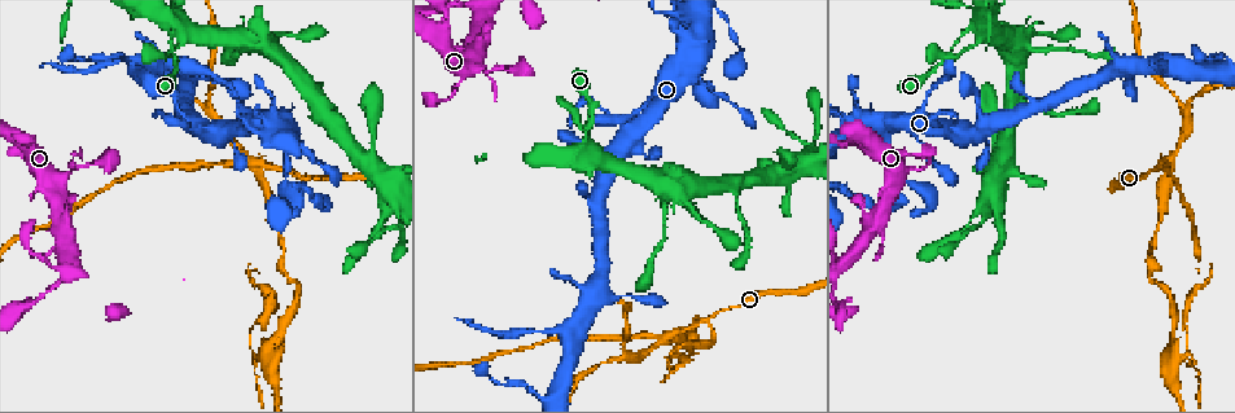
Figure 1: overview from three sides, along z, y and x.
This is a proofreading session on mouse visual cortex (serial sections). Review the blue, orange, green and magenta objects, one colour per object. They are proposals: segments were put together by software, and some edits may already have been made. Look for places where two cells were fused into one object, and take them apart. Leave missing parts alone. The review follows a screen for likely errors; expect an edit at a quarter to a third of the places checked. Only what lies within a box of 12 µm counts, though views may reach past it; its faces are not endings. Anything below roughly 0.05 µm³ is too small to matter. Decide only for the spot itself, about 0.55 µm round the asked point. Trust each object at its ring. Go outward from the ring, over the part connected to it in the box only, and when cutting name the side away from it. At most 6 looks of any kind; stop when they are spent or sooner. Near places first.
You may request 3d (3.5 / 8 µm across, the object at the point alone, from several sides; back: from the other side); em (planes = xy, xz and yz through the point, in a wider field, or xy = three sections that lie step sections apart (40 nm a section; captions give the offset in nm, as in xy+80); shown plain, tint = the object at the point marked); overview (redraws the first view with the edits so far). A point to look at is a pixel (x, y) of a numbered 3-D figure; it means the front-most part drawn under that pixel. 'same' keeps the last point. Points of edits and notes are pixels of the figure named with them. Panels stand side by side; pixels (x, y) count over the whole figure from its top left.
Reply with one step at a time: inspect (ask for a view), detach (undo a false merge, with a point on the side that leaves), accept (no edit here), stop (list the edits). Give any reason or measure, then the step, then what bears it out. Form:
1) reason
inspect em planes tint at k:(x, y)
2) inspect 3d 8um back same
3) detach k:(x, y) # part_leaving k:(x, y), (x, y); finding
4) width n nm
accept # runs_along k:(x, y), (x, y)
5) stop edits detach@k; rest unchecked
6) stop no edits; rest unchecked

four-way junction
inspect 3d 3.5um at 1:(953, 129)

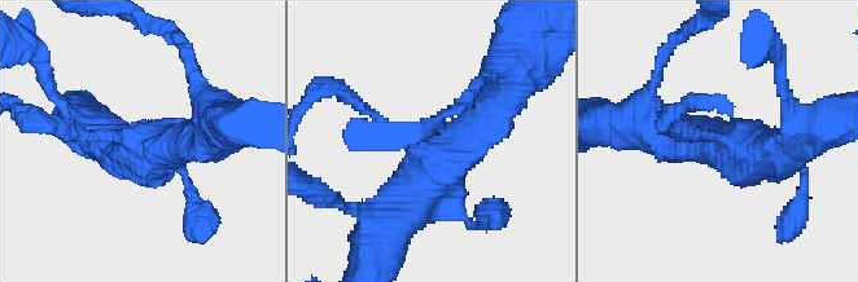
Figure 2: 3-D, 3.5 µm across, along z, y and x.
shape alone is not enough
inspect em xy step 3 tint at 2:(127, 142)

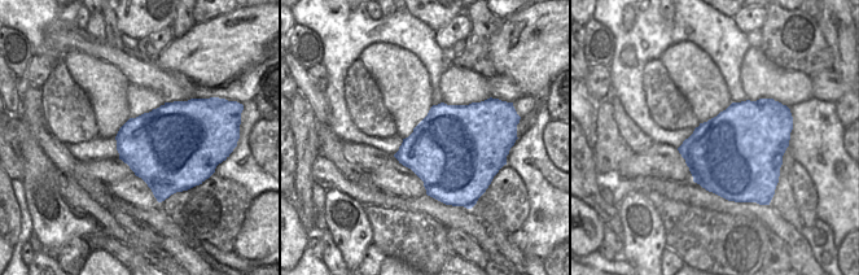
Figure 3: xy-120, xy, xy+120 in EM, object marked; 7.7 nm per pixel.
width 700 nm
detach 2:(362, 108) # part_leaving 2:(108, 136), (75, 136), (31, 120); two cells meet here

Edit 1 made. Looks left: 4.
inspect overview

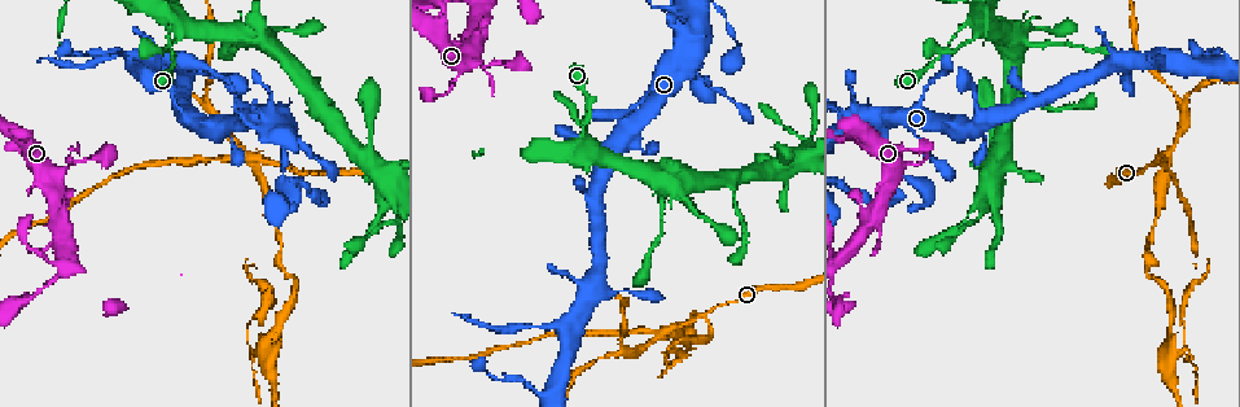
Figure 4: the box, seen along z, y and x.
sharp bend
inspect 3d 8um back at 4:(250, 158)

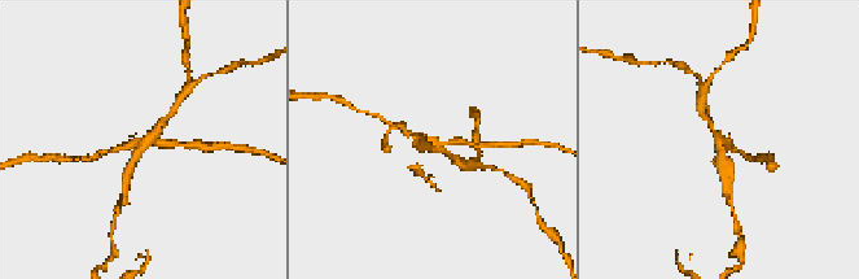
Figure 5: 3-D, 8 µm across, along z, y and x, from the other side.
closer look
inspect 3d 3.5um at 5:(144, 141)

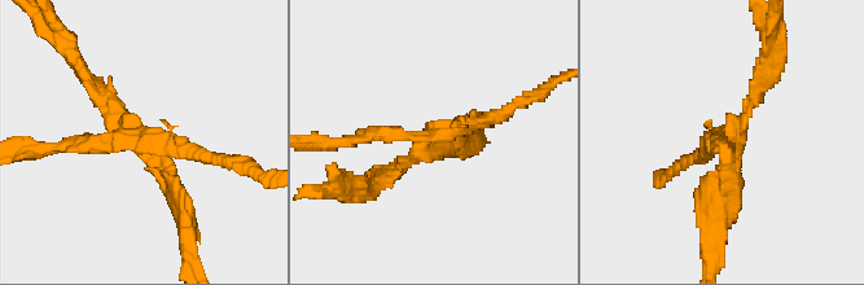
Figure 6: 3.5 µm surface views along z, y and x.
arms 4; arm_widths 150, 150, 200, 250 nm; need the tissue
inspect em xy step 5 tint at 6:(145, 140)

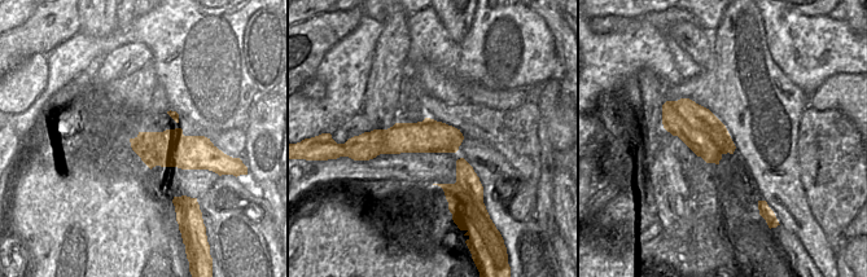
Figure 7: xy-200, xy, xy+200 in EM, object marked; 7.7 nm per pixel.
detach 6:(97, 100) # part_leaving 6:(159, 159), (184, 204), (188, 259); two cells meet here

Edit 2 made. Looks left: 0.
stop edits detach@2, detach@6; rest unchecked

